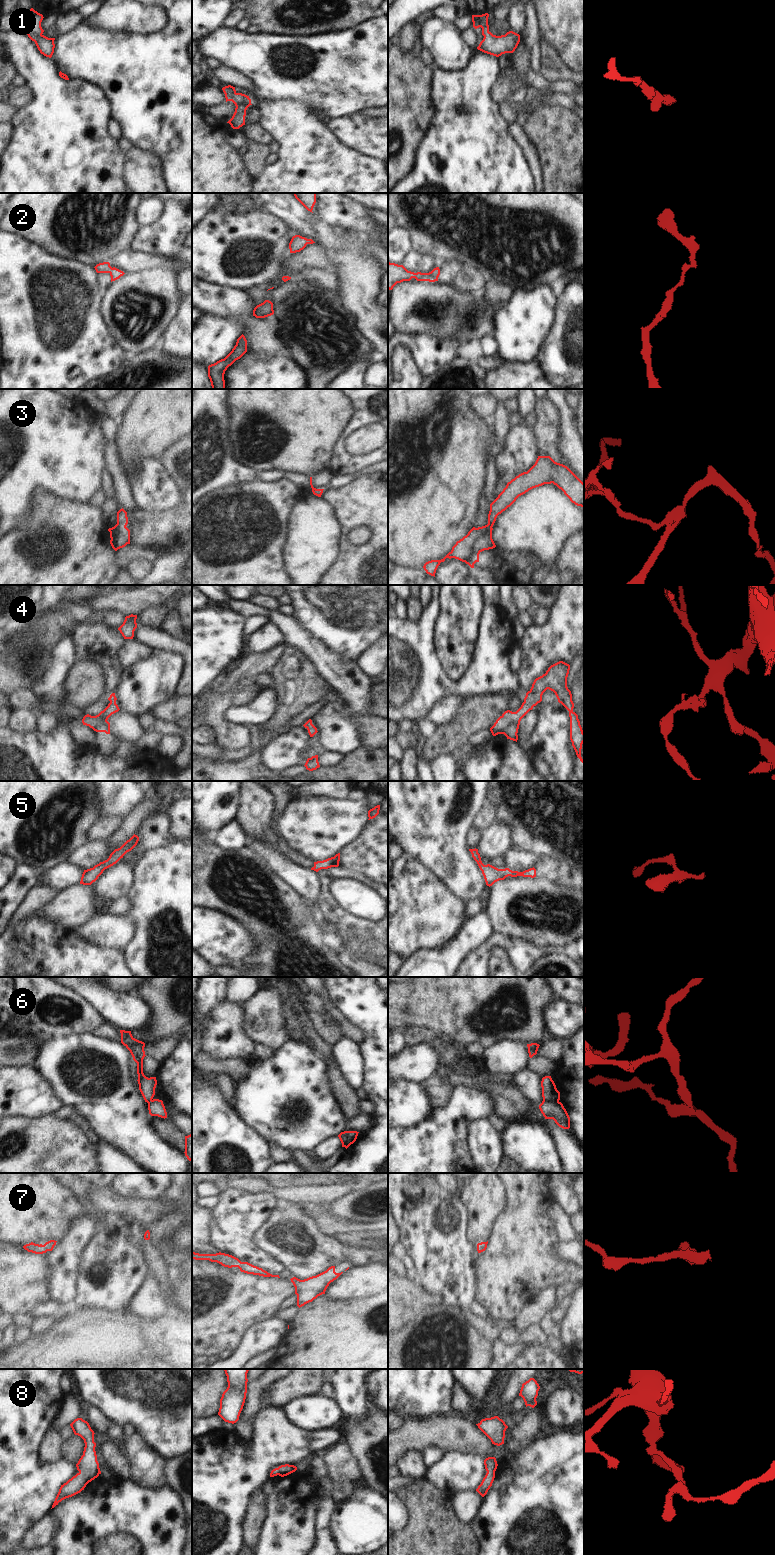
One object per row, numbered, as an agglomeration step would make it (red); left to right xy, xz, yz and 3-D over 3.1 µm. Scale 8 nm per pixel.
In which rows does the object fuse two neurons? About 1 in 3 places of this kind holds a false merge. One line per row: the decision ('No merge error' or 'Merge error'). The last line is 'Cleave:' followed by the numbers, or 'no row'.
1: No merge error
2: No merge error
3: No merge error
4: No merge error
5: No merge error
6: Merge error
7: No merge error
8: No merge error
Cleave: 6.

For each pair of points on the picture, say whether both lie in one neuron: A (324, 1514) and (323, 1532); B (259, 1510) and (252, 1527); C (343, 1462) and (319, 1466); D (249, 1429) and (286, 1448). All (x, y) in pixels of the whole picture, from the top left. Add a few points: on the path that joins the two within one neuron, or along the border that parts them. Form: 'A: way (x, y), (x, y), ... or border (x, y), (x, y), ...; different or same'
A: way (323, 1518), (323, 1528); same
B: way (255, 1514), (253, 1523); same
C: border (321, 1457), (327, 1476); different
D: border (255, 1423), (257, 1432), (250, 1439); different

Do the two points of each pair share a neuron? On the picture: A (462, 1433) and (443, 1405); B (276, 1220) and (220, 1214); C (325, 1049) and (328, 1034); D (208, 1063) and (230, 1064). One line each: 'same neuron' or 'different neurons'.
A: different neurons
B: different neurons
C: different neurons
D: same neuron

